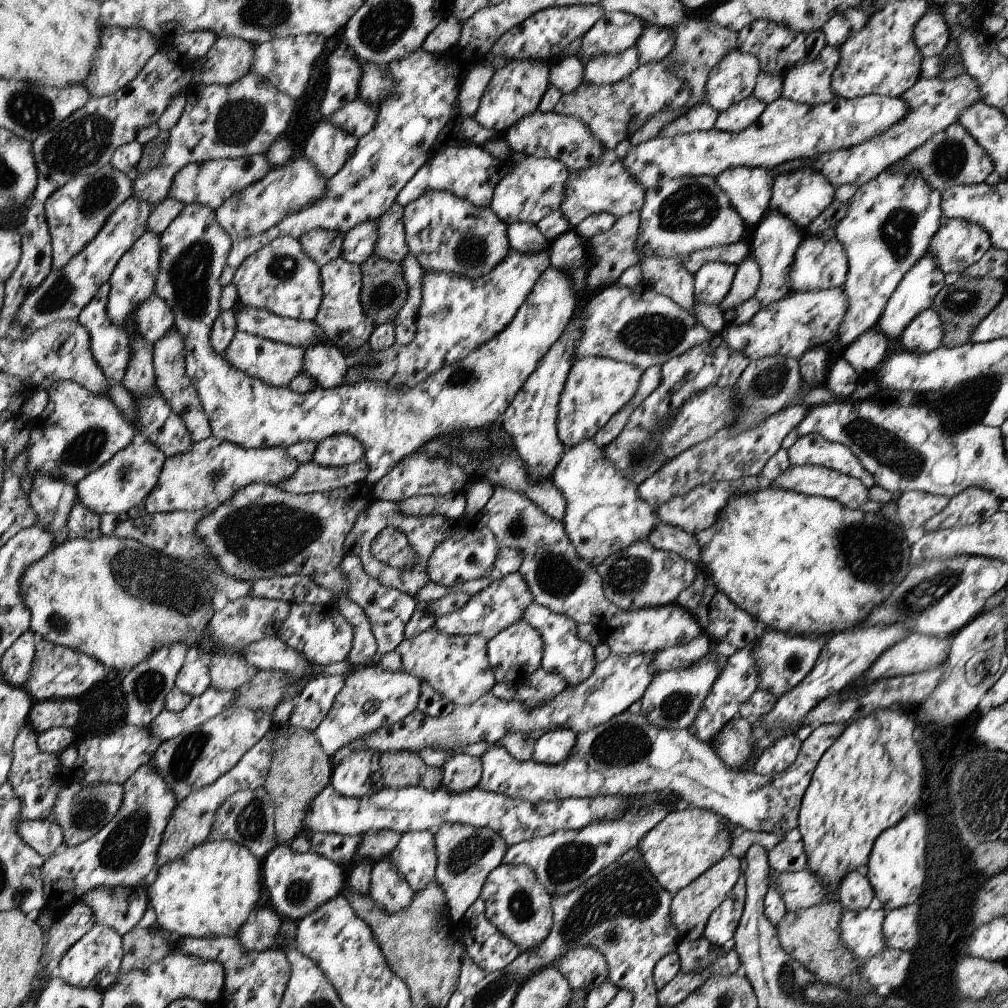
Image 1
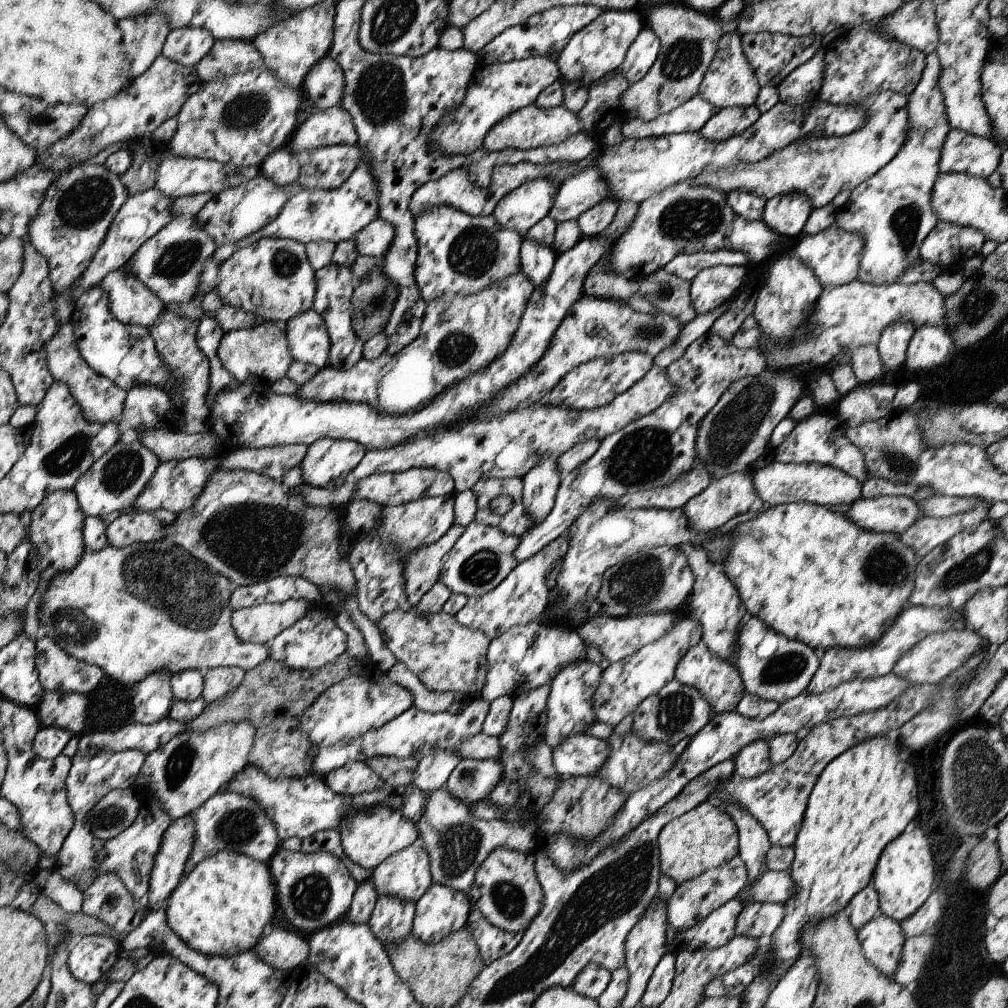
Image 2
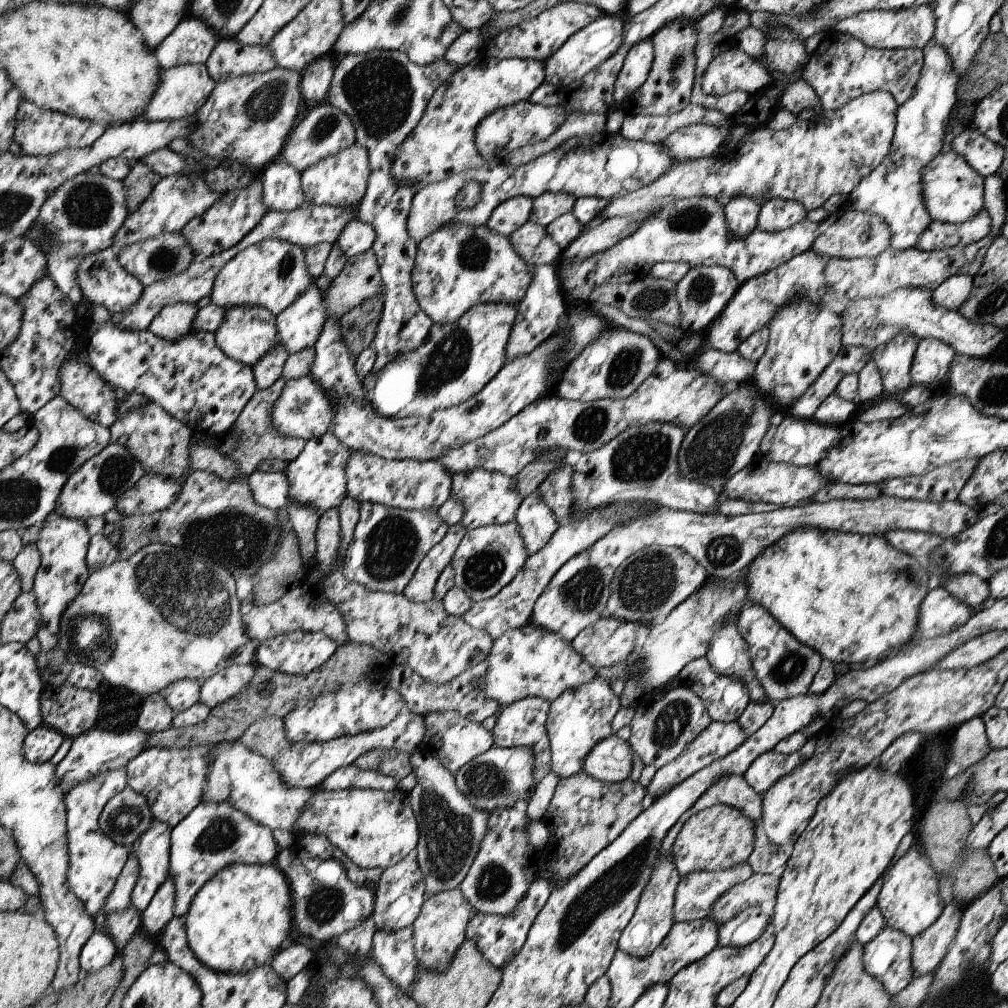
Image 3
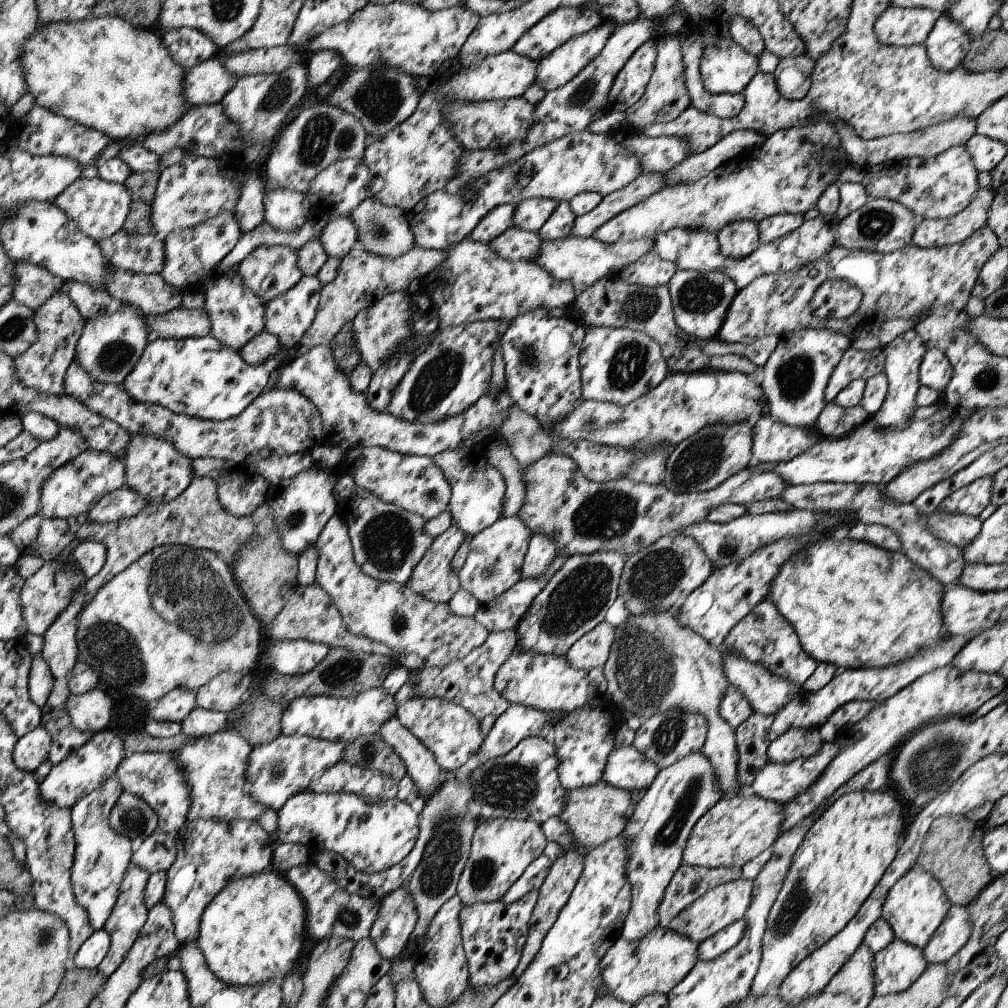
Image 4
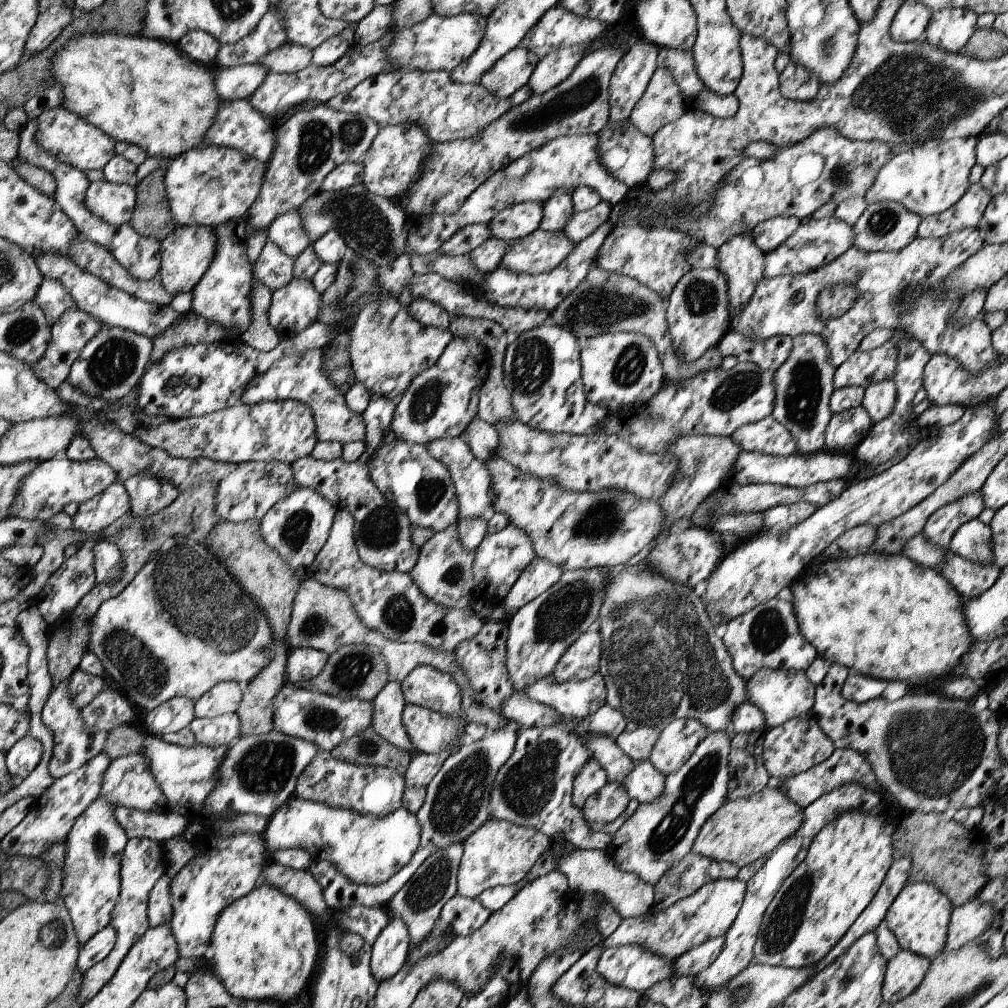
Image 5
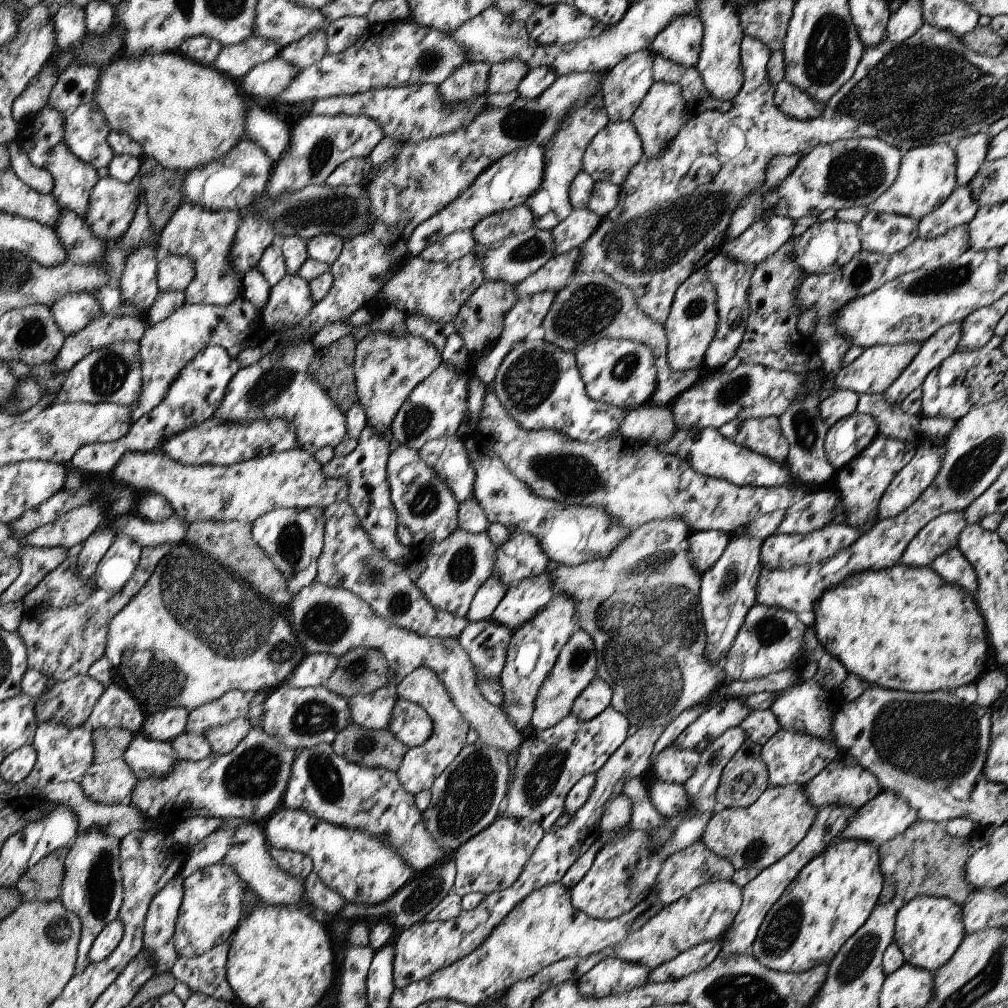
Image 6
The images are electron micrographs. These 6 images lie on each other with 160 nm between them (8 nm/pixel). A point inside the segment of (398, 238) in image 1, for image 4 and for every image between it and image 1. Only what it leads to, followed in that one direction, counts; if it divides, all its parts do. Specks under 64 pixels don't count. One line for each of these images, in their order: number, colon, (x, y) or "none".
2: (374, 240)
3: (357, 237)
4: (340, 233)

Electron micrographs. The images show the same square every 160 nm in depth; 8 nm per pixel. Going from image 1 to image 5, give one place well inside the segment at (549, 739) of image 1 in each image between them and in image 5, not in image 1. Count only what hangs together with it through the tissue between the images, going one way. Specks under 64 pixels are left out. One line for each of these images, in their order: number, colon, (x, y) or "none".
2: (584, 754)
3: (612, 761)
4: (627, 768)
5: (644, 783)

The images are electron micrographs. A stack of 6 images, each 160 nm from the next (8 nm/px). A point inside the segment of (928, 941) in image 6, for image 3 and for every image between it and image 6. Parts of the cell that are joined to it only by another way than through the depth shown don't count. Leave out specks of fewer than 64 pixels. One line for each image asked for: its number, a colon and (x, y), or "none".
3: (910, 901)
4: (916, 905)
5: (919, 917)

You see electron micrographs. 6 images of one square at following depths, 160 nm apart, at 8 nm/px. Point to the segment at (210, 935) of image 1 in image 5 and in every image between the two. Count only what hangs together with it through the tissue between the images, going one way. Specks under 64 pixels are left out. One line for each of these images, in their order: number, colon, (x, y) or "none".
2: (220, 908)
3: (238, 921)
4: (250, 934)
5: (264, 947)

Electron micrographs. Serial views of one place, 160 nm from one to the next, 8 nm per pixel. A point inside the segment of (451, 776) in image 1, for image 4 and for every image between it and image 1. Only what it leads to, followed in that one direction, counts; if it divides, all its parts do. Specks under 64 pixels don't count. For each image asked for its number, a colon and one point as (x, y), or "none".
2: (473, 780)
3: (501, 778)
4: (524, 784)

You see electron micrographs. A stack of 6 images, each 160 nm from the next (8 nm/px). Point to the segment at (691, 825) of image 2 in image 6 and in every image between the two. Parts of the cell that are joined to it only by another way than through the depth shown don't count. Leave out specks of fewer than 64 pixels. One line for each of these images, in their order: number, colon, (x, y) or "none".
3: (719, 837)
4: (738, 828)
5: (741, 831)
6: (754, 837)

